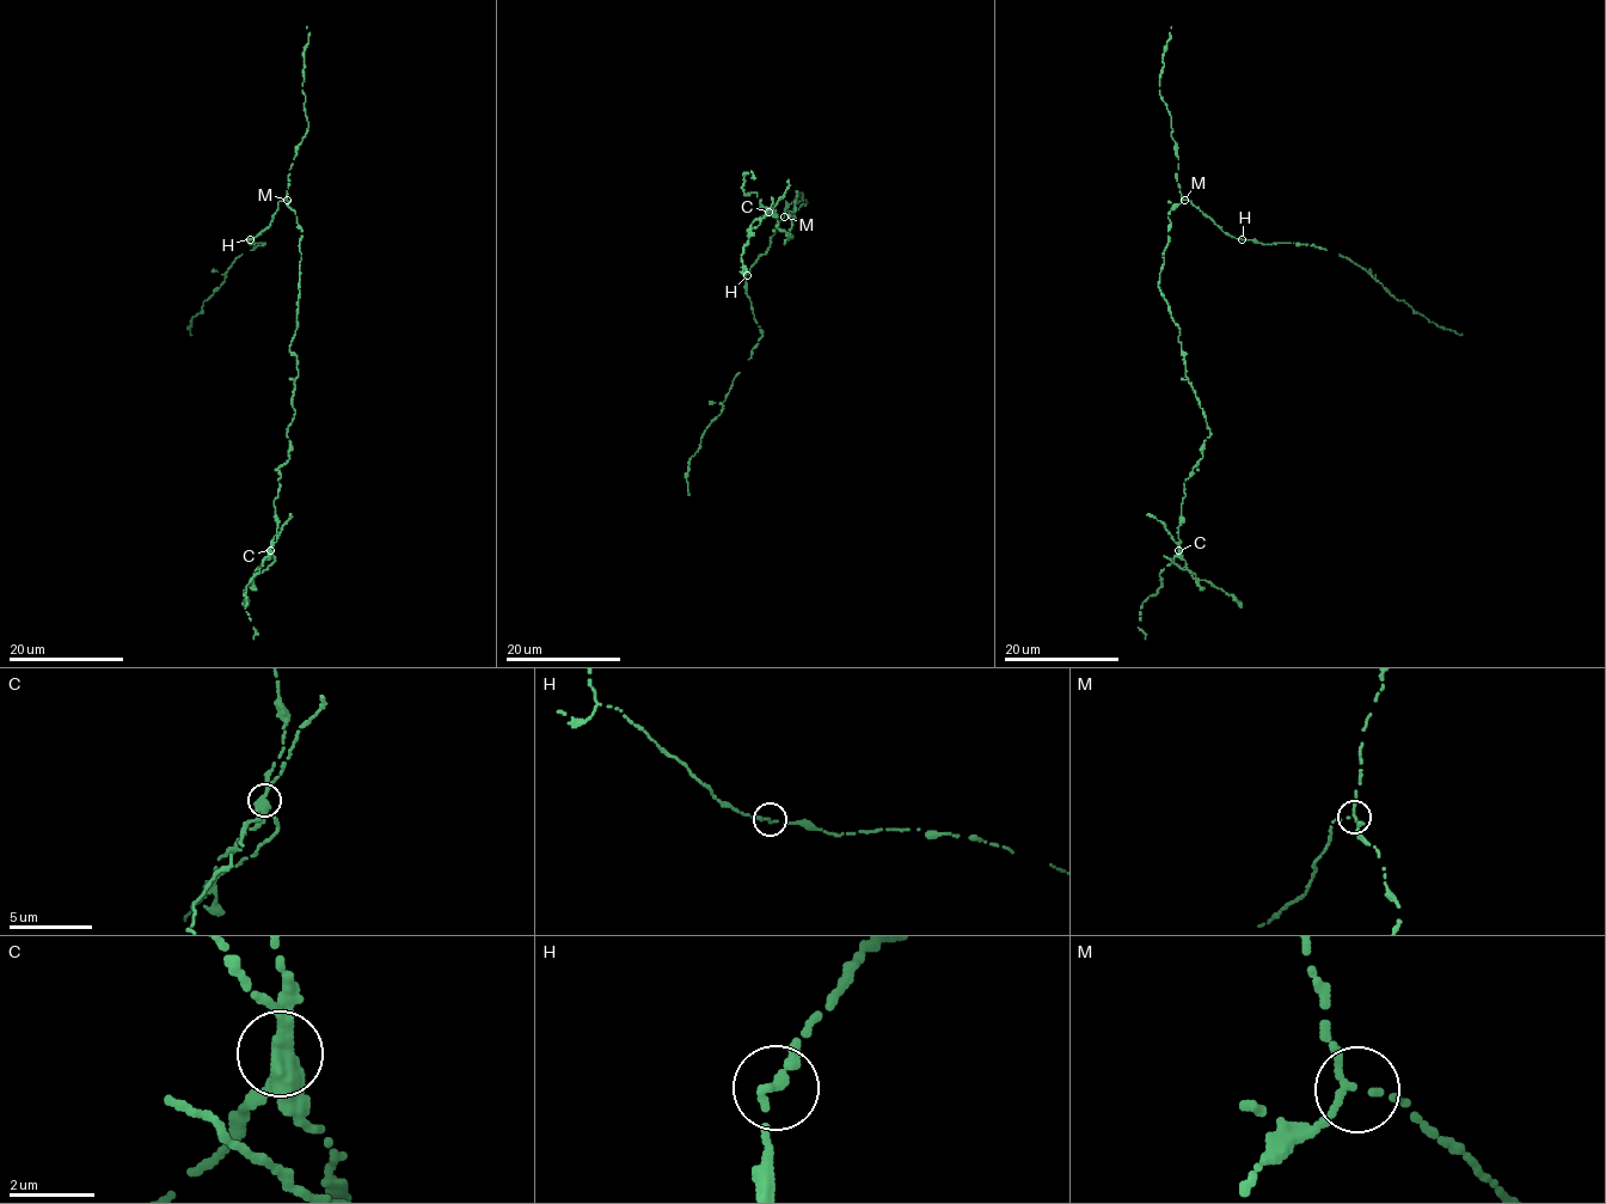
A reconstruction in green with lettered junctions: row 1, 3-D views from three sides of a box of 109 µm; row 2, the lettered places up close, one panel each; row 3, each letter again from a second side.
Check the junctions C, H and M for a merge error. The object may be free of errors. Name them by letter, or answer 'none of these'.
C

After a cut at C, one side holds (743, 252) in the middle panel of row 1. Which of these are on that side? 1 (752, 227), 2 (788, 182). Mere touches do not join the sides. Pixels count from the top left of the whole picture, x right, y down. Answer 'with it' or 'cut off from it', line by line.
1: with it
2: with it

